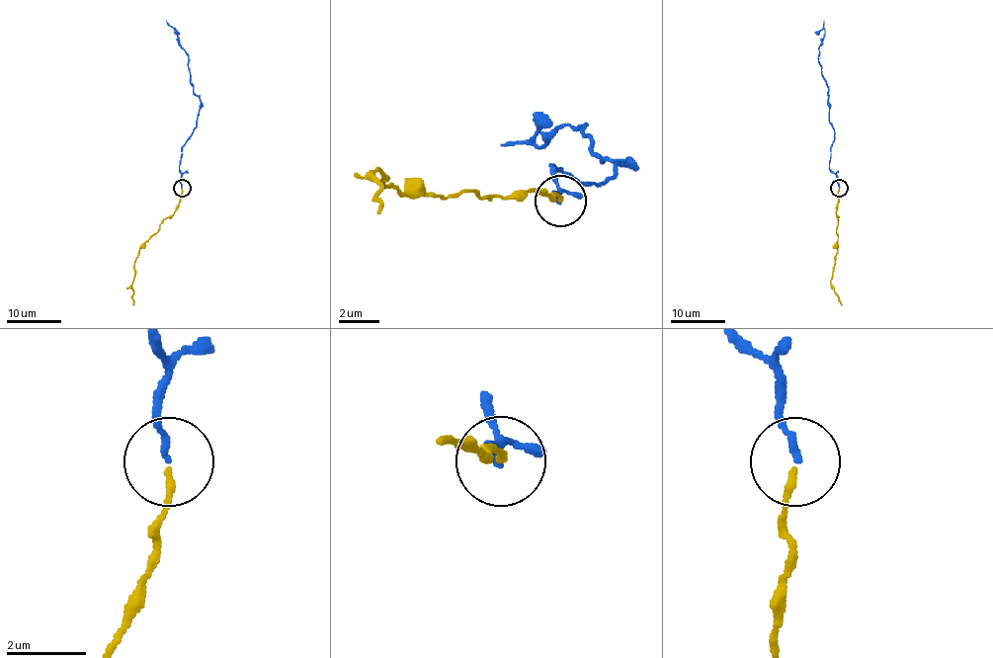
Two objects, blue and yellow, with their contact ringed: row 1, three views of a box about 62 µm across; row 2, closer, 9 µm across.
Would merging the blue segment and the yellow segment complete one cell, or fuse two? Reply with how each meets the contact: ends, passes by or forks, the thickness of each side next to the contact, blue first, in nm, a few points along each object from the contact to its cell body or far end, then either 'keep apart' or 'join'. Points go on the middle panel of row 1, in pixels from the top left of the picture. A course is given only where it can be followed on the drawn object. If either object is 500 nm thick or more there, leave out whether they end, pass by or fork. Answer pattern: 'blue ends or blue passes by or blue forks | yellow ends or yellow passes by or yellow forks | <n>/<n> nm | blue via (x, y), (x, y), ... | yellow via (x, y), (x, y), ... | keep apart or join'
blue ends | yellow ends | 140/150 nm | blue via (559, 202), (548, 166), (605, 182), (630, 161), (605, 161), (584, 125), (564, 125), (543, 146), (503, 146) | yellow via (559, 202), (538, 192), (477, 197), (472, 192), (406, 197), (386, 187), (375, 172), (375, 212) | join

